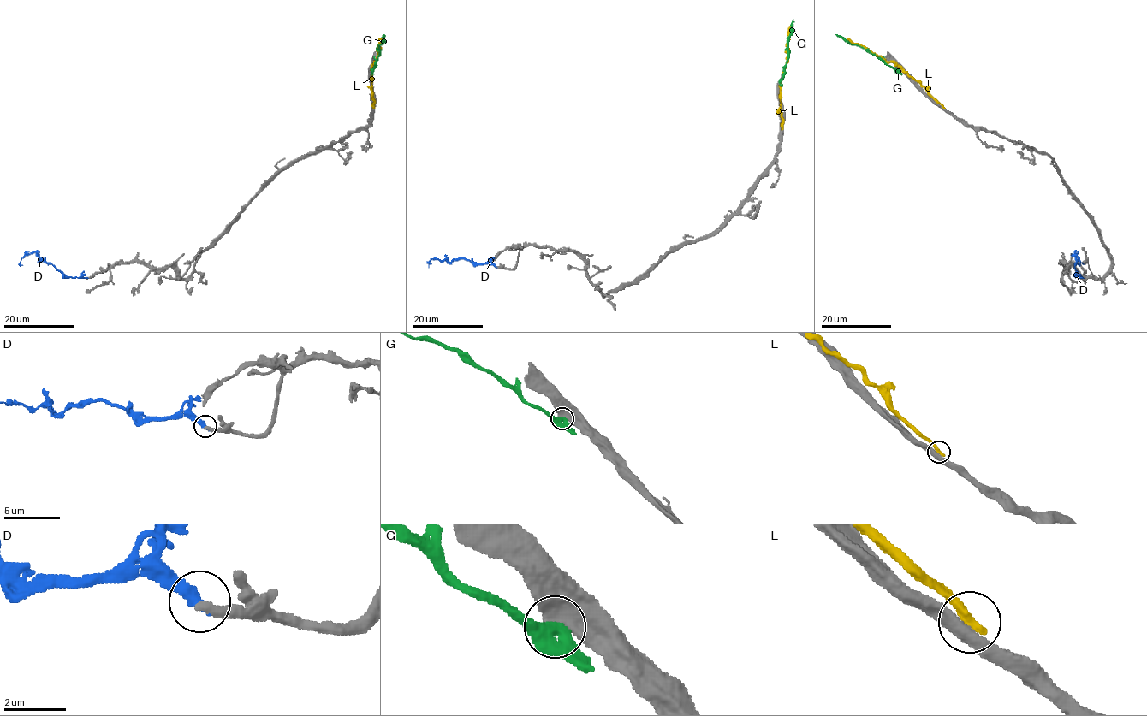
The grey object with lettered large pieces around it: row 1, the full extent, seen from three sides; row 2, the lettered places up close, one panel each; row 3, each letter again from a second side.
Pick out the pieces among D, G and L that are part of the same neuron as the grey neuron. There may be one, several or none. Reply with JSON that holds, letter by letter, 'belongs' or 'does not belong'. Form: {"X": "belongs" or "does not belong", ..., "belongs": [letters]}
{"D": "belongs", "G": "does not belong", "L": "does not belong", "belongs": ["D"]}

